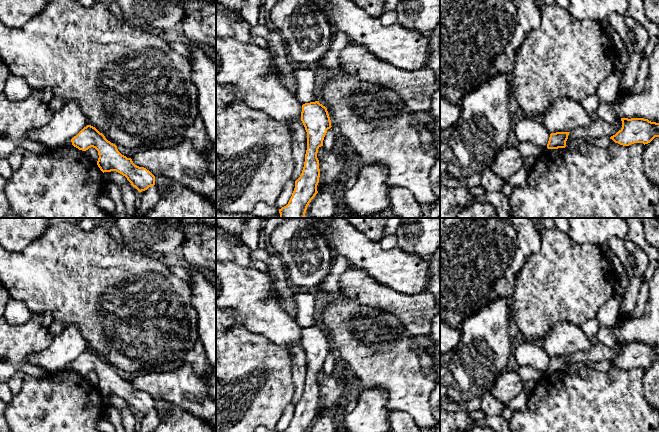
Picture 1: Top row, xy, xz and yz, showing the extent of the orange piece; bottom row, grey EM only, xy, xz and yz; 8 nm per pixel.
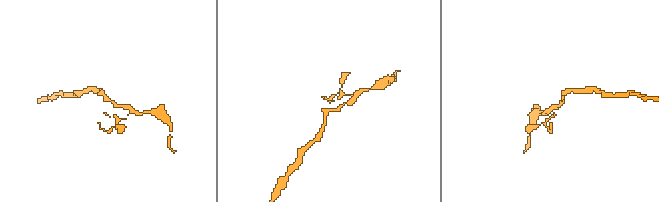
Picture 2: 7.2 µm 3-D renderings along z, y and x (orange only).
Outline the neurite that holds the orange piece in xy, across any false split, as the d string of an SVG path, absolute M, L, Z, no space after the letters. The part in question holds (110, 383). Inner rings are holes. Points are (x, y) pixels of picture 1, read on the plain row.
M87 349L76 360L71 363L72 369L79 374L86 375L93 371L98 375L97 389L100 394L104 396L116 395L127 402L133 411L139 416L147 414L149 411L155 409L155 400L146 392L135 389L131 382L122 379L117 370L108 365L105 360L100 357L95 351Z

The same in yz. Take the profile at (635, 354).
M621 342L622 352L610 361L615 367L629 370L634 367L650 367L659 361L659 347L644 342Z

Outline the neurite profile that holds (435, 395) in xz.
M440 379L431 393L430 406L433 417L440 424Z

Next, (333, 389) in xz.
M319 371L317 382L319 384L320 401L317 415L332 413L347 400L348 376L327 375Z

